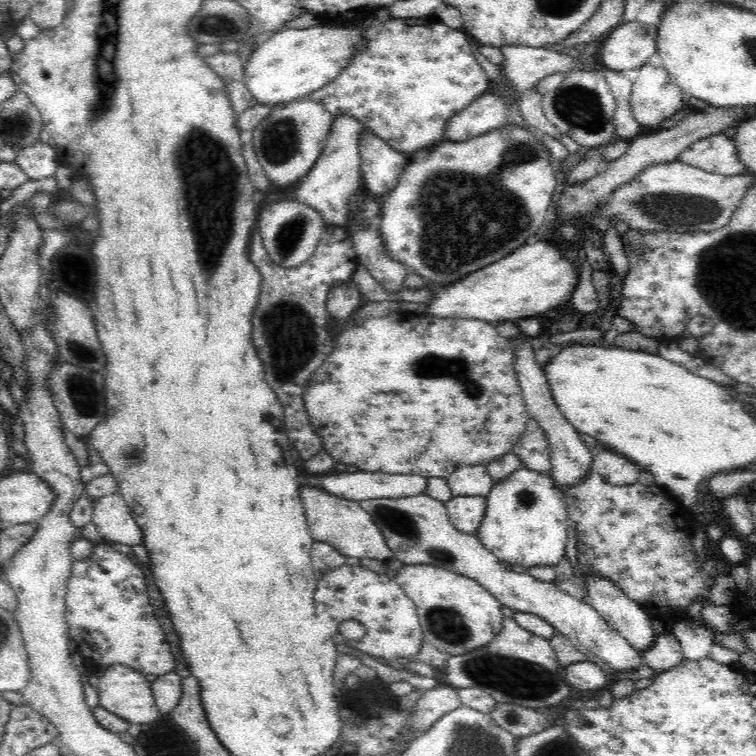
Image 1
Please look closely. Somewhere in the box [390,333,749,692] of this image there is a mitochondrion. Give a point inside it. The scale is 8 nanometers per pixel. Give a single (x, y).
(456, 370)

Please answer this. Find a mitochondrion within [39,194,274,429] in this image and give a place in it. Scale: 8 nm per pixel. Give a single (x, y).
(86, 396)

